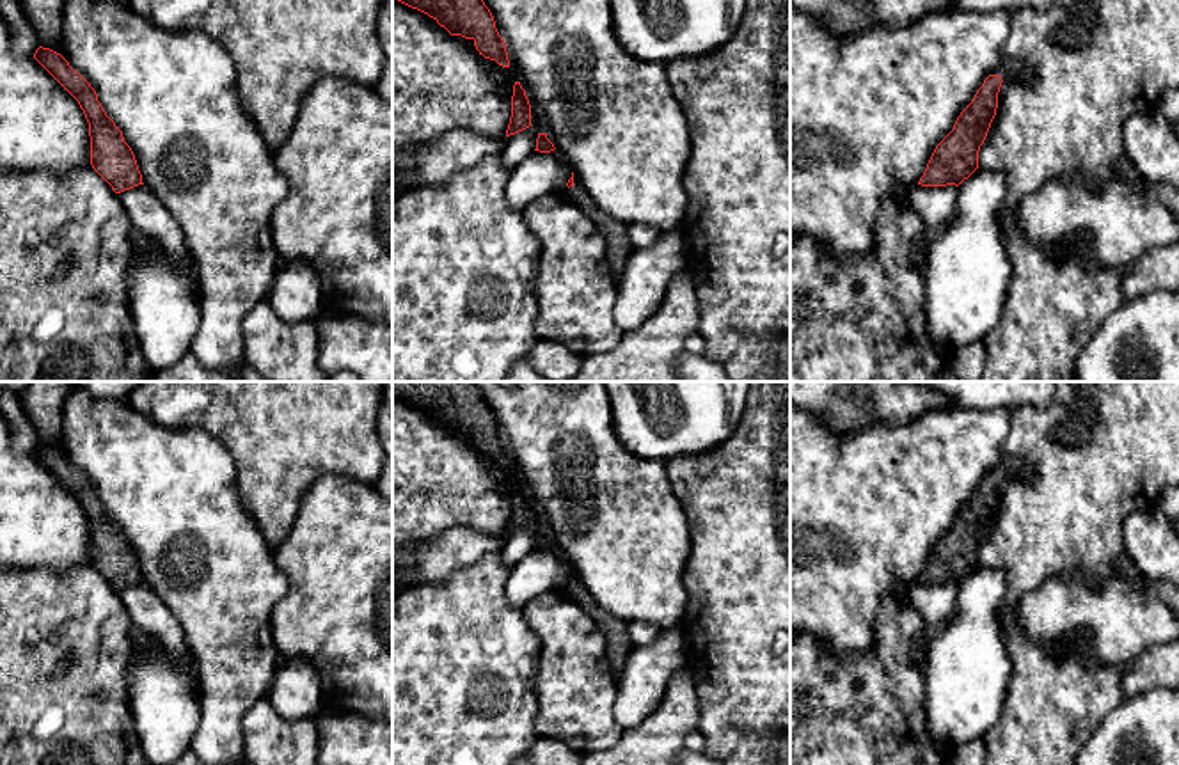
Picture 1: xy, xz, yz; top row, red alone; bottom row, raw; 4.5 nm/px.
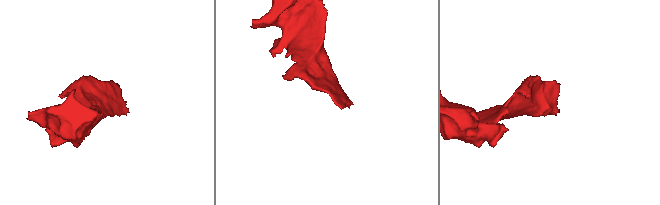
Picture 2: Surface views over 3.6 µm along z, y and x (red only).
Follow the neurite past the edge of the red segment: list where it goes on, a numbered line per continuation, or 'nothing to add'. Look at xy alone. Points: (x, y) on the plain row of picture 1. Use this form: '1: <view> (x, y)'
nothing to add

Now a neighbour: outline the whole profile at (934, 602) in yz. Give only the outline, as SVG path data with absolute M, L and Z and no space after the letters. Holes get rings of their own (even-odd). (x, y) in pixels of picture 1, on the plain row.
M922 584L909 588L907 598L918 609L925 623L930 627L948 618L957 602L959 584Z

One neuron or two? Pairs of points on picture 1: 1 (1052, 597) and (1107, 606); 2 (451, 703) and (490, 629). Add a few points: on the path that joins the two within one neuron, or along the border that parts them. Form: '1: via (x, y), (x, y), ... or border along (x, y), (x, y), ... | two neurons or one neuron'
1: via (1066, 606), (1092, 606) | one neuron
2: via (451, 686), (451, 668), (473, 646) | one neuron

